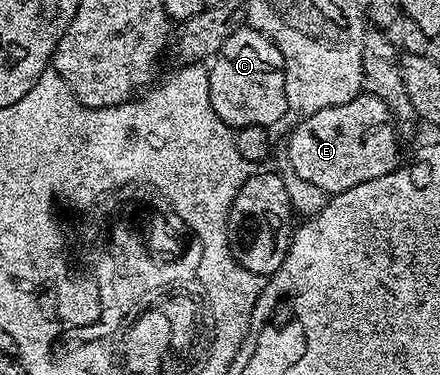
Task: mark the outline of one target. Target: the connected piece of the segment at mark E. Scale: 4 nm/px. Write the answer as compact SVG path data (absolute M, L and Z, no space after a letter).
M362 93L347 101L347 105L335 105L331 109L319 109L319 113L311 113L300 120L301 123L289 135L289 168L292 174L303 177L303 181L311 181L311 185L319 185L331 197L343 193L347 189L355 189L363 181L375 181L387 173L396 171L397 160L397 127L395 116L385 102L379 97Z

